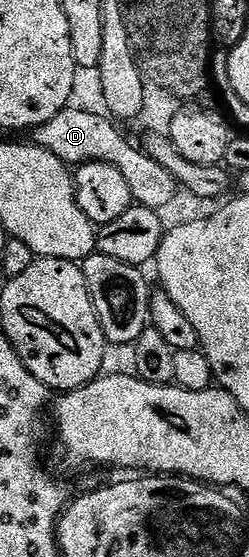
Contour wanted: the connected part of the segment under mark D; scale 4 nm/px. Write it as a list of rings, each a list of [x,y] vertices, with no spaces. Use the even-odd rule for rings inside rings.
[[[75,107],[66,108],[58,115],[54,115],[54,119],[31,130],[31,144],[50,151],[50,155],[62,159],[69,167],[89,165],[92,161],[105,161],[118,167],[126,183],[130,183],[132,200],[135,204],[147,209],[164,211],[164,208],[175,199],[176,193],[178,194],[174,175],[170,175],[170,171],[166,171],[166,167],[162,167],[162,163],[155,161],[141,146],[139,149],[138,146],[131,145],[120,130],[123,128],[111,116],[101,113],[91,113],[88,109]]]

